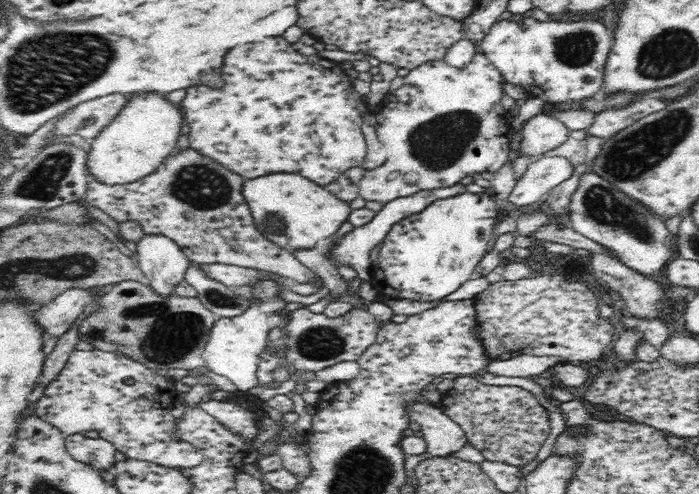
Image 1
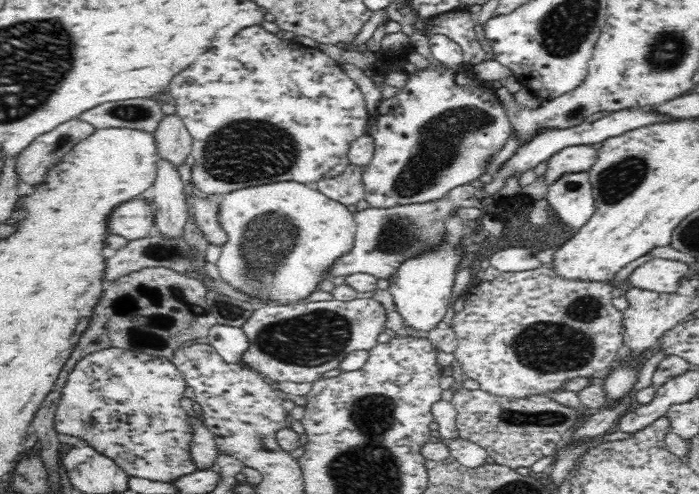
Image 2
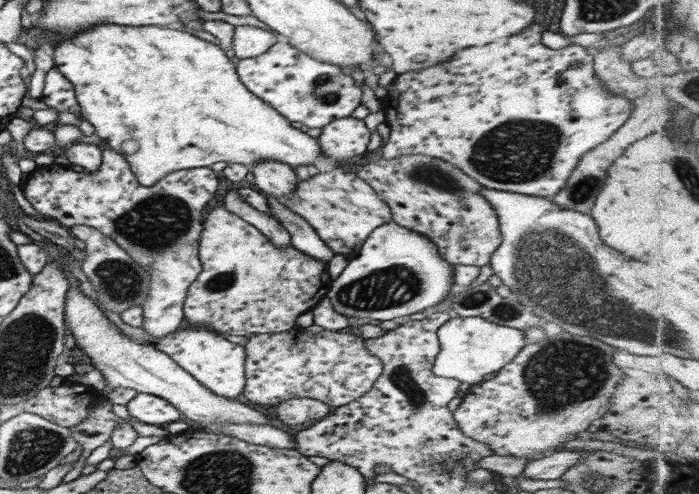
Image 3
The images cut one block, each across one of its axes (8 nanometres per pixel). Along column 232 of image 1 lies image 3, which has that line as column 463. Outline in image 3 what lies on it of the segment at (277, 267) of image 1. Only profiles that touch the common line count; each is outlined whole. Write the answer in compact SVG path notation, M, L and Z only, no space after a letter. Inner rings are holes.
M379 152L370 156L372 161L361 166L356 173L372 186L381 199L385 200L396 224L427 236L437 246L440 256L449 264L478 267L490 264L493 252L501 243L501 234L495 209L479 194L484 186L449 162L423 154L408 154L390 160L382 157Z

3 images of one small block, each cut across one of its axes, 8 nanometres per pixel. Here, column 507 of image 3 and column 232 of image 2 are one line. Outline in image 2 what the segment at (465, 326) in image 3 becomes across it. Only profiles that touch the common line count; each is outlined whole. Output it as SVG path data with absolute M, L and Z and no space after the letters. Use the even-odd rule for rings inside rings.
M221 324L214 325L209 330L208 344L215 348L215 351L222 357L222 360L228 364L238 364L242 361L242 354L249 348L248 335L244 333L242 327L231 327Z

